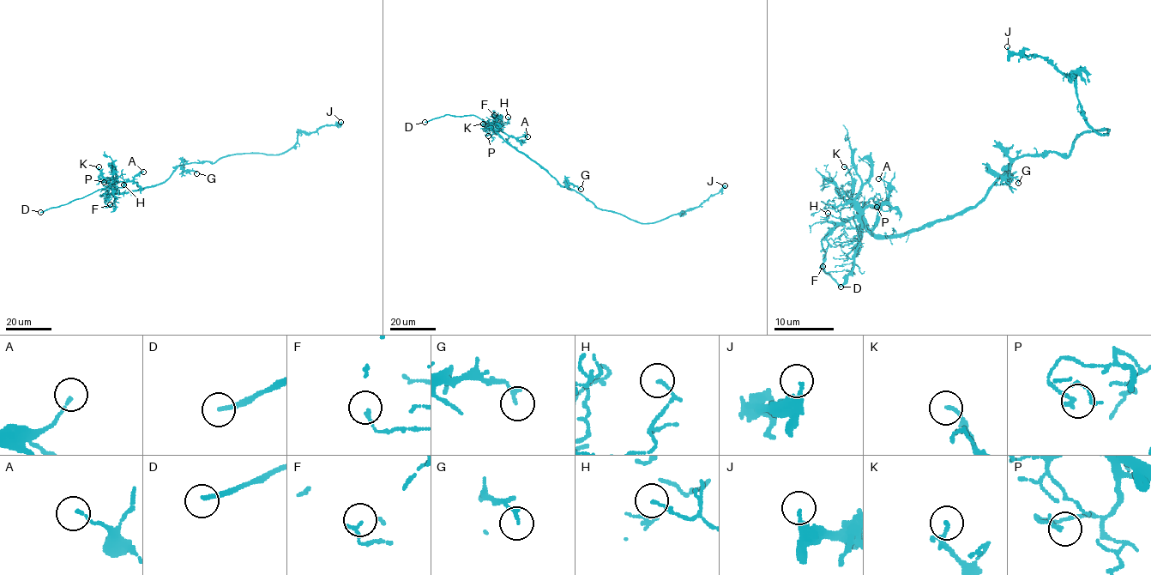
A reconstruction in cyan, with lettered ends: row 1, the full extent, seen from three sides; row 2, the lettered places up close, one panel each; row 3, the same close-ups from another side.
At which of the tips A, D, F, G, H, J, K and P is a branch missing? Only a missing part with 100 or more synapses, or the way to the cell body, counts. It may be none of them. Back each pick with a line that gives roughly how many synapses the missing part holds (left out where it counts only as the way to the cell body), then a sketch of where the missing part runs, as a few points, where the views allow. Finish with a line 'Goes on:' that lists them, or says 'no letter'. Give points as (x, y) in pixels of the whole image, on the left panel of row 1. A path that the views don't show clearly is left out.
Goes on: D

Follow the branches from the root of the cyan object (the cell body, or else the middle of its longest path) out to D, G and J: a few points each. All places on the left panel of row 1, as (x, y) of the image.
D: (189, 163), (180, 165), (160, 184), (122, 193), (115, 192), (106, 185), (40, 212)
G: (189, 163), (183, 166), (183, 170), (196, 173)
J: (189, 163), (214, 163), (235, 154), (279, 154), (295, 144), (299, 132), (315, 132), (340, 122)

